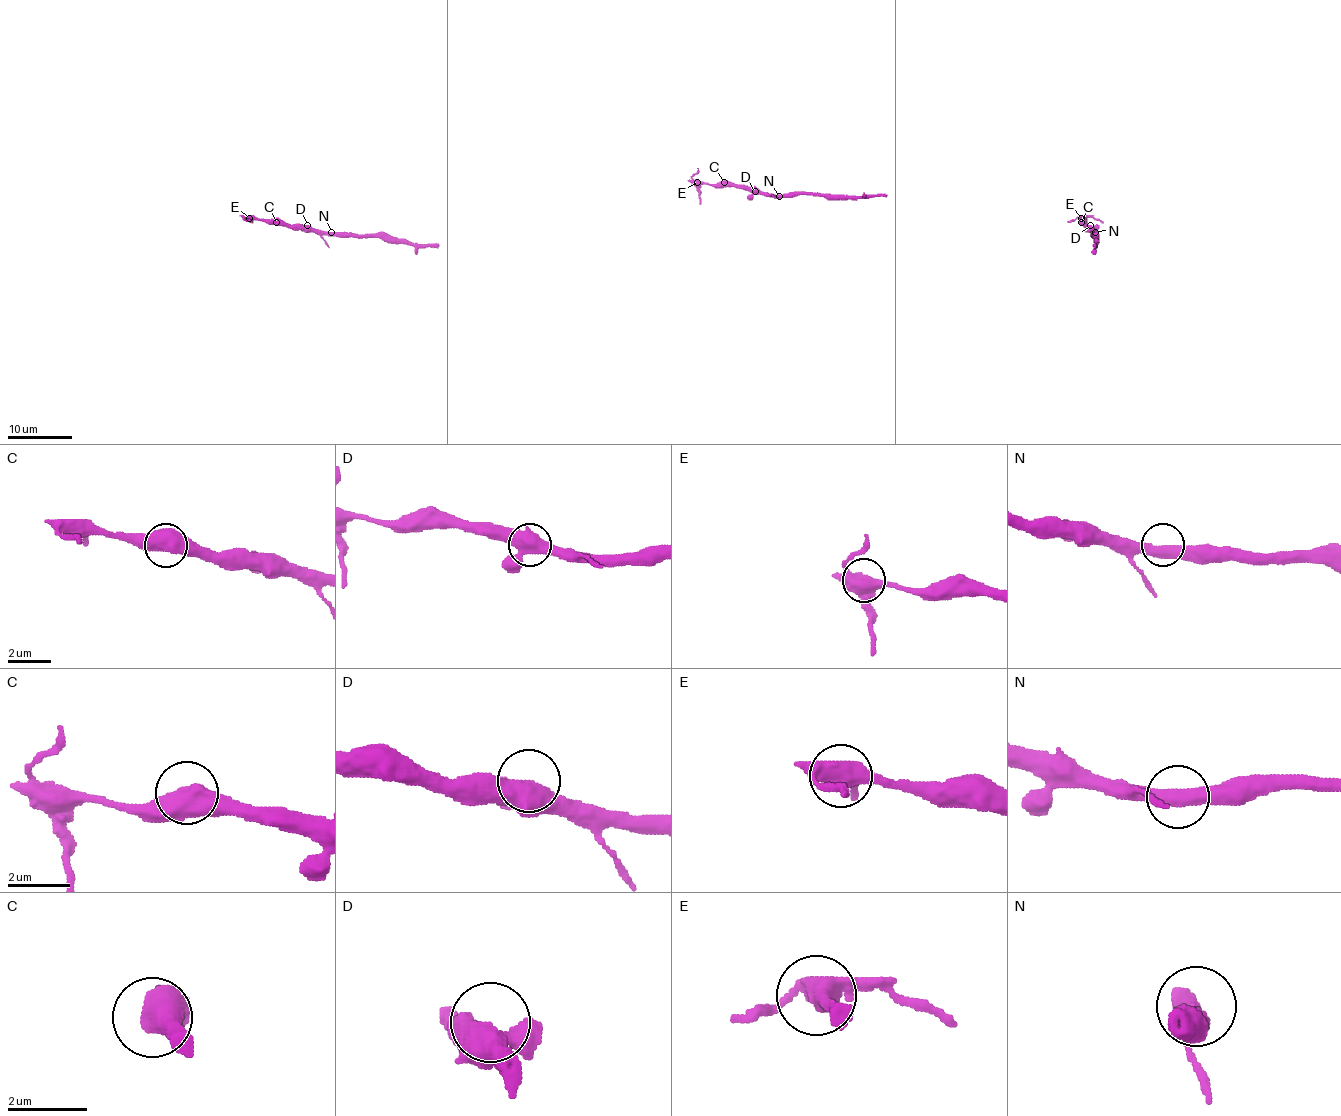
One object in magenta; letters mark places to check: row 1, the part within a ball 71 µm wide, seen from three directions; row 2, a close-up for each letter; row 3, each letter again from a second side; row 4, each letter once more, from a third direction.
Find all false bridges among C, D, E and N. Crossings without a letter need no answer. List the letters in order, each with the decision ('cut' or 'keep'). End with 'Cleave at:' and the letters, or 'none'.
C: keep
D: keep
E: keep
N: keep
Cleave at: none

